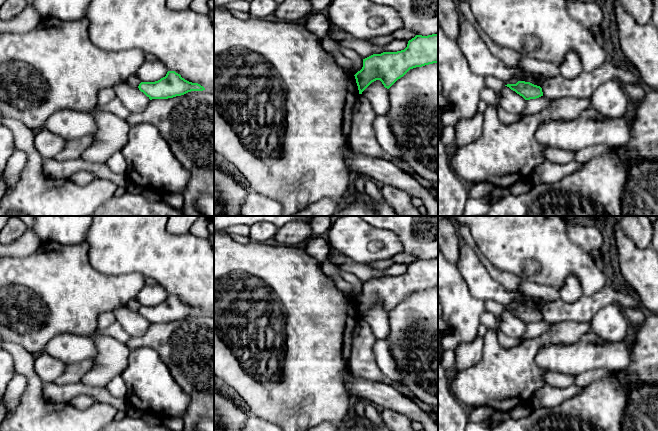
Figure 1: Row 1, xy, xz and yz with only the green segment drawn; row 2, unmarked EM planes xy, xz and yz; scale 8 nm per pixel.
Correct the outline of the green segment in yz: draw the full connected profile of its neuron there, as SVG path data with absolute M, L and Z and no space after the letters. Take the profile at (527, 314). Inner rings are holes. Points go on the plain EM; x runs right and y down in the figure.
M518 305L516 308L507 308L505 310L515 315L525 324L536 323L543 320L542 312L530 306Z

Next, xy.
M168 295L165 301L155 306L141 306L138 312L150 324L168 323L191 315L205 314L200 308L185 304L175 295Z

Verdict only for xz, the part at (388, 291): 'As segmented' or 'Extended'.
As segmented

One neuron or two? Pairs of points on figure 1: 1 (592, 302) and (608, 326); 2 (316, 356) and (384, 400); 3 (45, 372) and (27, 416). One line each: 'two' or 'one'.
1: two
2: two
3: two

